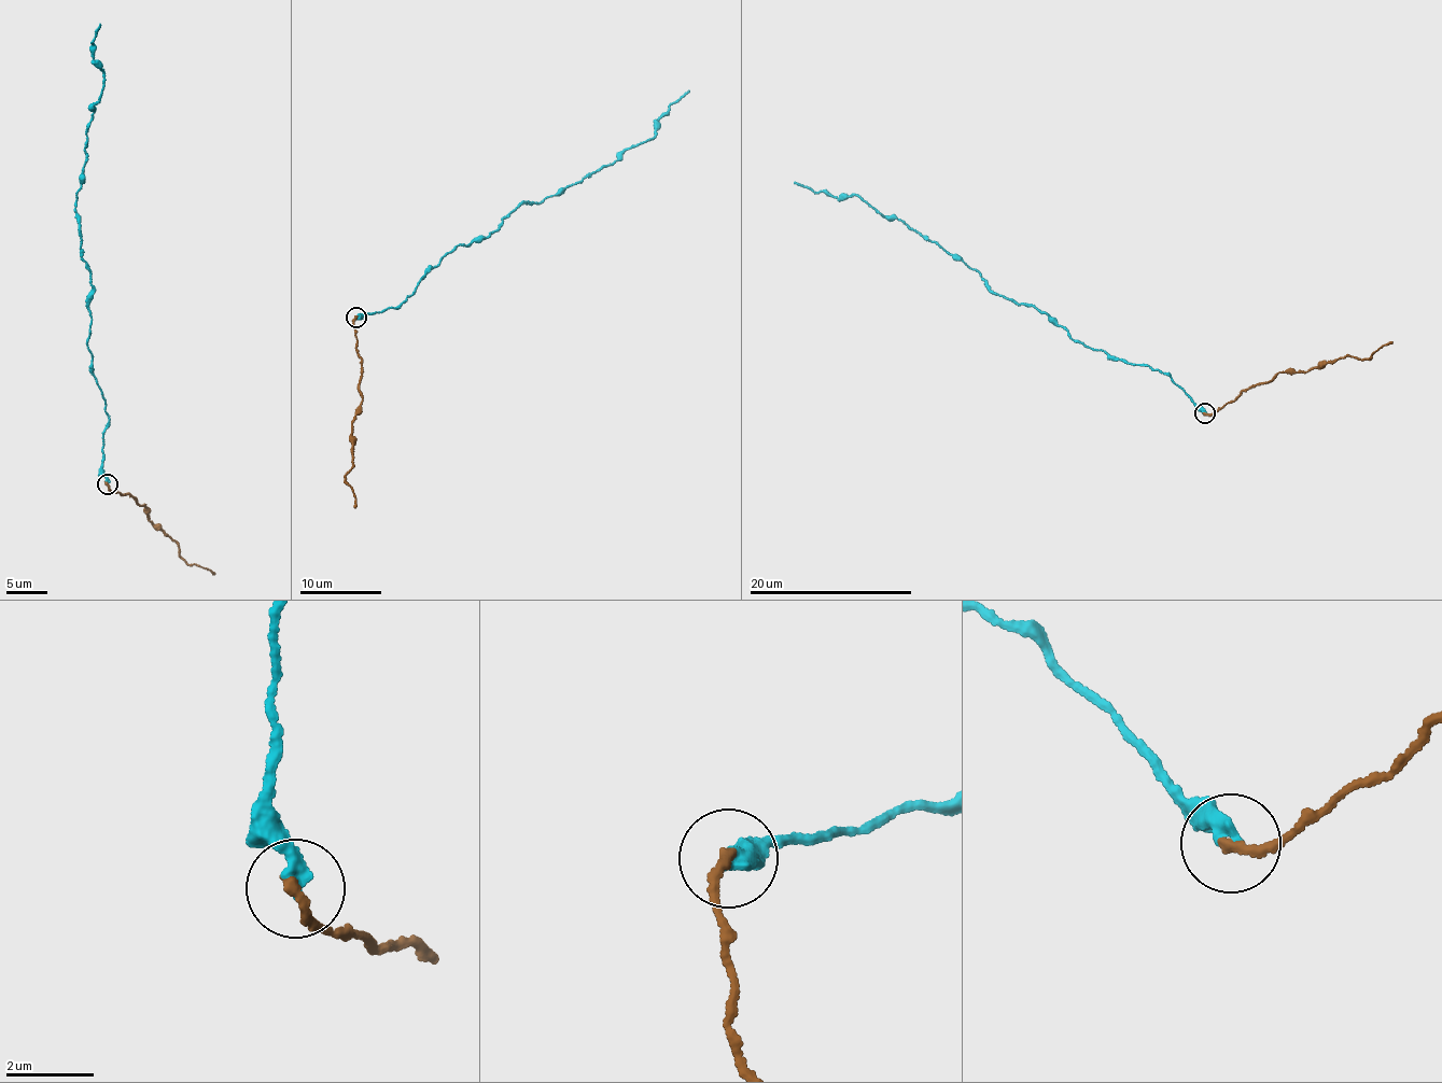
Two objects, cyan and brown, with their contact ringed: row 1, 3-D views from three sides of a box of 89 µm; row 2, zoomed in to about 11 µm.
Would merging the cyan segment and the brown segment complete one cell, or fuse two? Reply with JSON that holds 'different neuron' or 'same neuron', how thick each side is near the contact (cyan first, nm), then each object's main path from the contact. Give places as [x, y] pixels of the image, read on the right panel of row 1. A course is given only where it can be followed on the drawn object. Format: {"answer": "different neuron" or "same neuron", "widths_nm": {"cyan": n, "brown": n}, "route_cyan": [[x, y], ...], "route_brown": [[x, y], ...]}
{"answer": "different neuron", "widths_nm": {"cyan": 280, "brown": 240}, "route_cyan": [[1204, 412], [1165, 375], [1092, 350], [1041, 311], [996, 294], [900, 220], [856, 196], [839, 200], [794, 181]], "route_brown": [[1204, 413], [1219, 411], [1241, 392], [1279, 374], [1315, 368], [1350, 355], [1370, 357], [1378, 347], [1392, 342]]}

